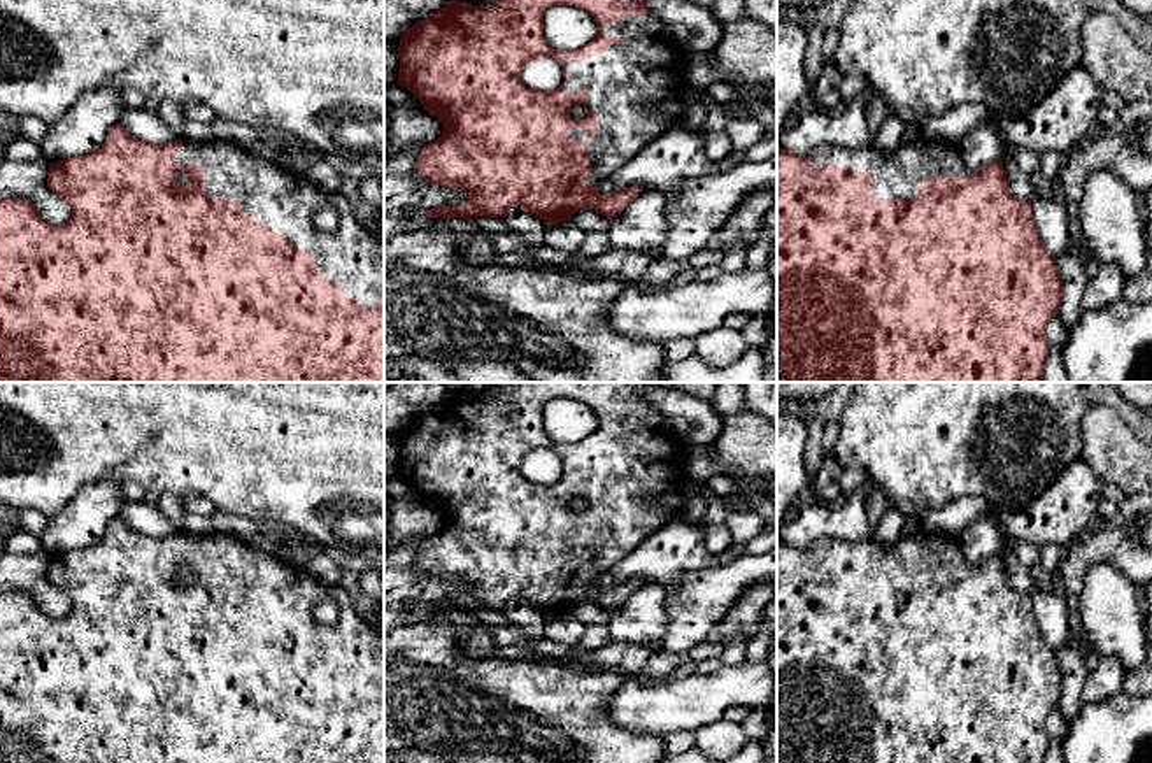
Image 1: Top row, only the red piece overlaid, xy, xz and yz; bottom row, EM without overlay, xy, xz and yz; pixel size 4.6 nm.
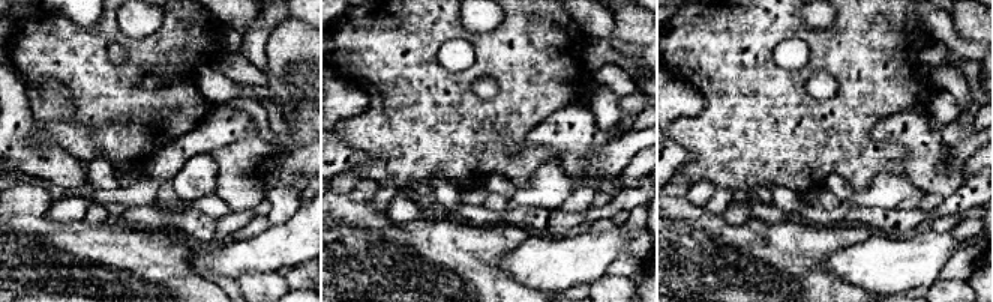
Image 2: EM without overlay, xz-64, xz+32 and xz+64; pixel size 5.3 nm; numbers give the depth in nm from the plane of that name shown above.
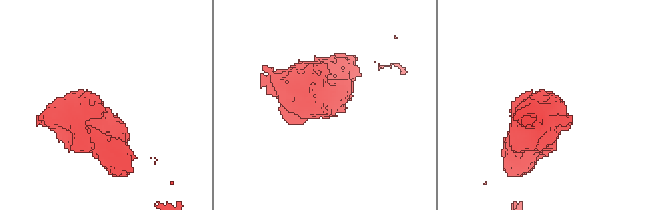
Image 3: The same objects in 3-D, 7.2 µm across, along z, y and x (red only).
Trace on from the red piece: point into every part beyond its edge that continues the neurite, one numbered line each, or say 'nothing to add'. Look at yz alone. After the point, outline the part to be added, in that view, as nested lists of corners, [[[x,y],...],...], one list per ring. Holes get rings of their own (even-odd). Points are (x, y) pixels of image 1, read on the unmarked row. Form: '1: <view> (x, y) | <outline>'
1: yz (898, 567) | [[[922,528],[894,544],[882,544],[877,538],[859,542],[821,538],[812,561],[821,563],[824,558],[836,558],[845,565],[871,565],[875,572],[871,591],[908,593],[921,582],[924,572],[949,572],[954,567],[971,570],[956,537],[928,533]]]

